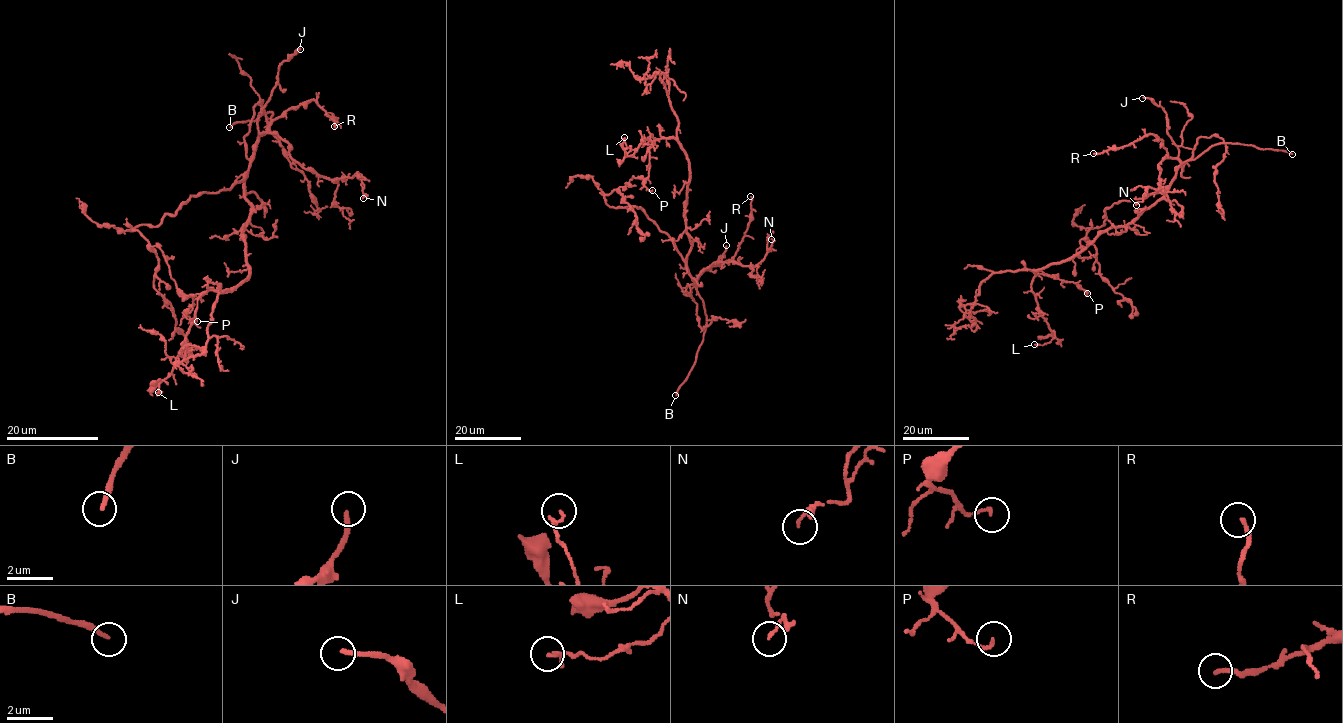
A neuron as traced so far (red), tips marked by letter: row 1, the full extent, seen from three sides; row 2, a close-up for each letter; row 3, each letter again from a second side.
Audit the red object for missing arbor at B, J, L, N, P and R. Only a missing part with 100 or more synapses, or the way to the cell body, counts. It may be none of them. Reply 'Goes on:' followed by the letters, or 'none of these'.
Goes on: B

